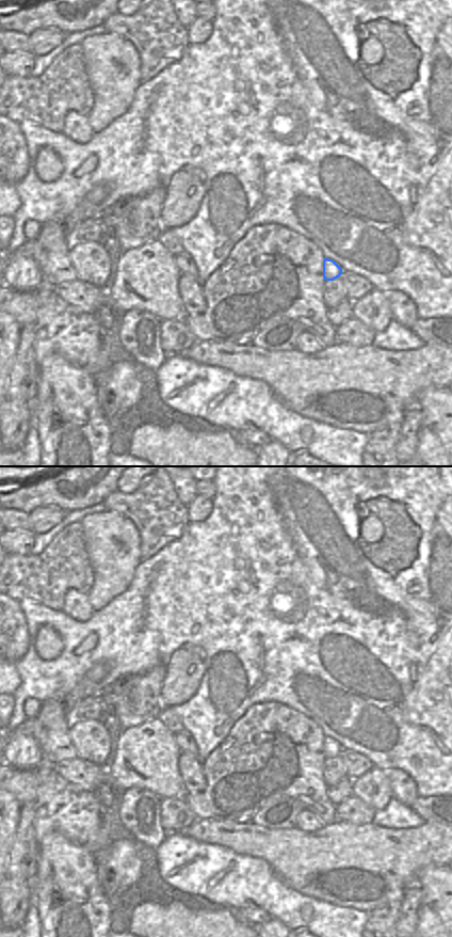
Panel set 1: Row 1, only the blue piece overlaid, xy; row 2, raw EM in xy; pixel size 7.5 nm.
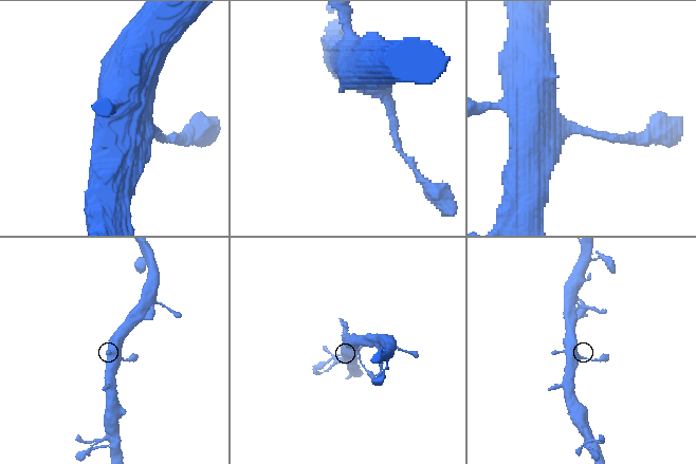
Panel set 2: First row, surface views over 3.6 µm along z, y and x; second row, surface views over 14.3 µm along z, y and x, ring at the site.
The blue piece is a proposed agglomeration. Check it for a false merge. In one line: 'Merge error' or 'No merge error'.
No merge error.

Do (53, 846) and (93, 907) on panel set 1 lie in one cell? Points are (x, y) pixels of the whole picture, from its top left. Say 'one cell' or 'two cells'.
one cell

